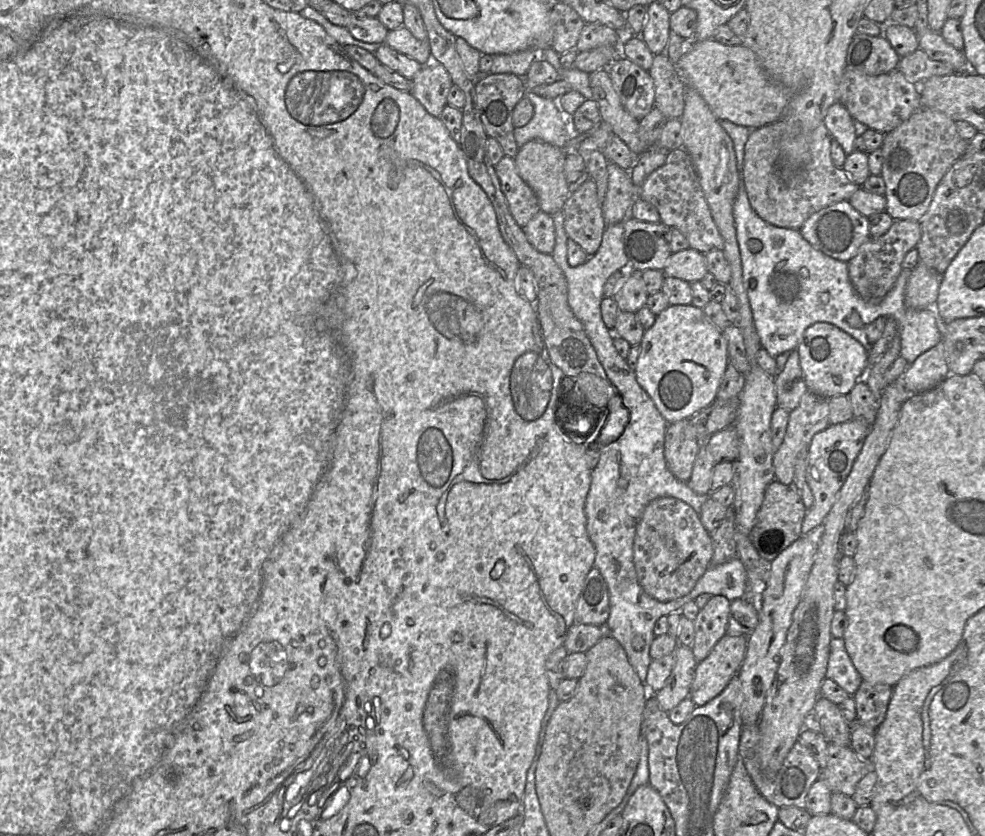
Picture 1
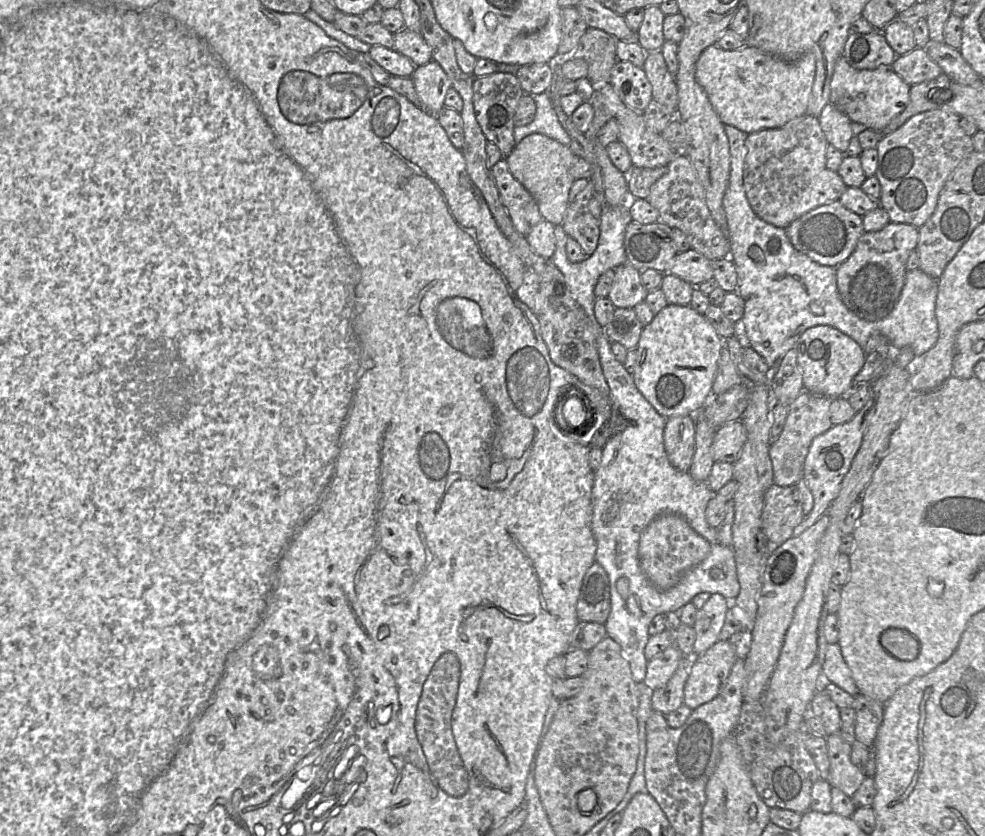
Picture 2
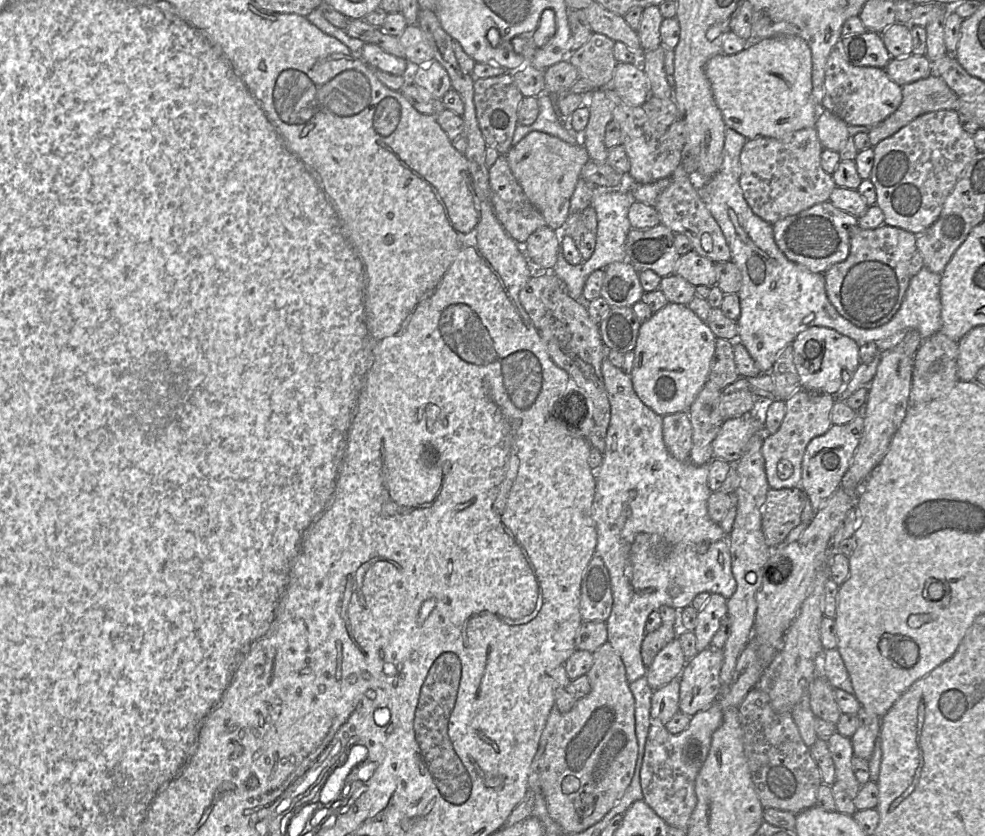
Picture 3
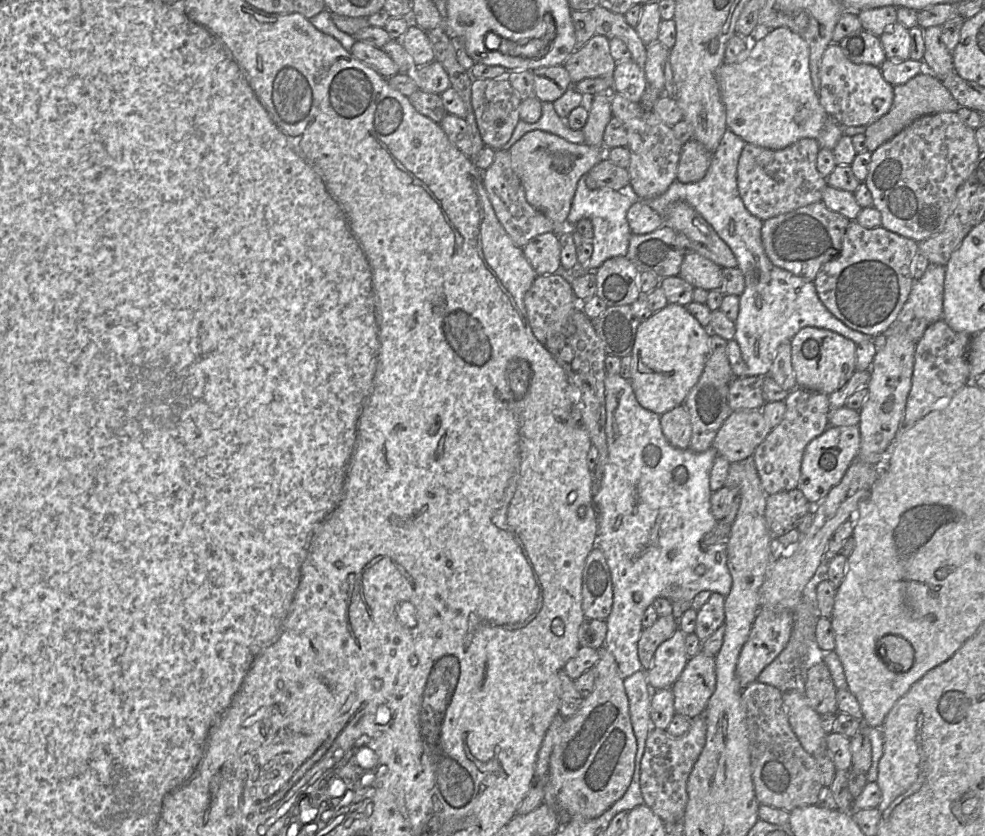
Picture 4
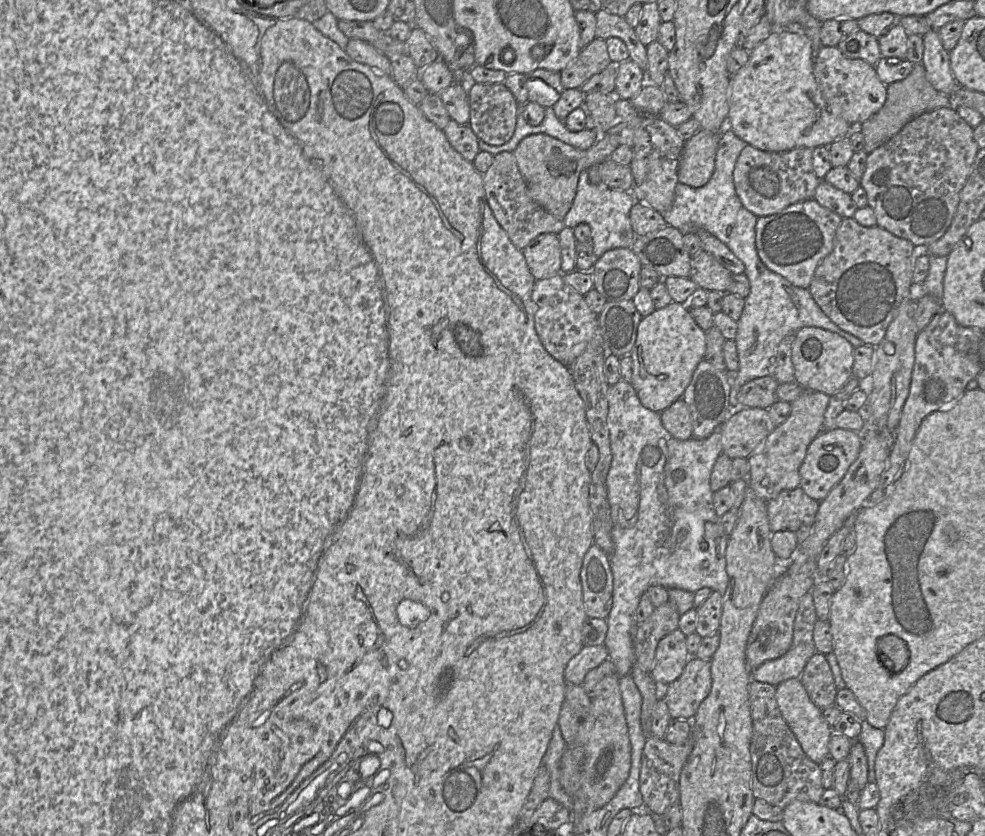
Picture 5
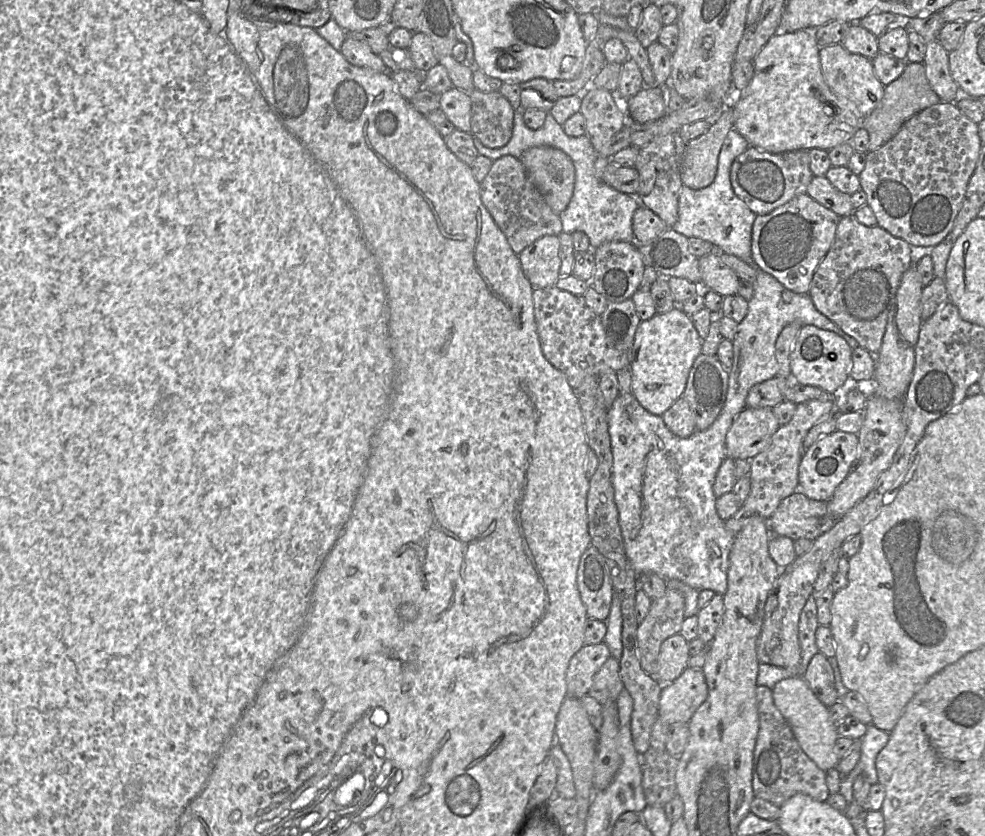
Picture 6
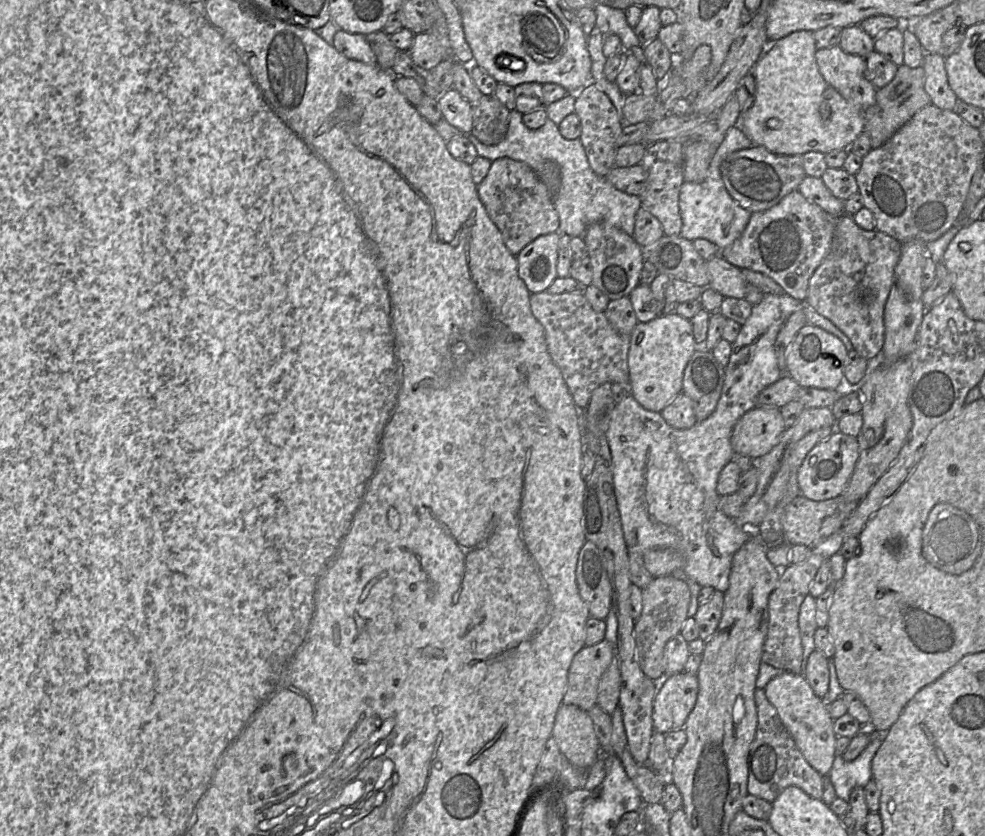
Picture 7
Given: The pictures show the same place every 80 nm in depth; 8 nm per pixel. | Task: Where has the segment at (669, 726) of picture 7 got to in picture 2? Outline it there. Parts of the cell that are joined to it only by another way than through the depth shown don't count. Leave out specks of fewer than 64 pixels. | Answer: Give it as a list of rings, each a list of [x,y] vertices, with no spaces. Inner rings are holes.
[[[718,641],[703,654],[691,658],[689,676],[684,687],[684,705],[694,710],[713,700],[722,690],[738,660],[730,641]]]

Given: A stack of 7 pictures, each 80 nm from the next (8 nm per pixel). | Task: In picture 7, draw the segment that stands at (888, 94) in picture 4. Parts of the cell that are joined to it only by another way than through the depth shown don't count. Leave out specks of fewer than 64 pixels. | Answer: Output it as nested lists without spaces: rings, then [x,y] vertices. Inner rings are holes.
[[[839,45],[816,49],[815,57],[822,77],[846,100],[861,109],[874,103],[877,88],[867,78],[865,58],[848,54]]]

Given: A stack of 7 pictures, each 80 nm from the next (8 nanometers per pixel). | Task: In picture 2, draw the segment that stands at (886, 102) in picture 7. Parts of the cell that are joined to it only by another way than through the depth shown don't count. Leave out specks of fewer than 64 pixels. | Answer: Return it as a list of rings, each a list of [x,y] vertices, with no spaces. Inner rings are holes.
[[[943,74],[941,77],[924,81],[911,86],[910,100],[906,108],[881,131],[882,135],[889,134],[901,127],[912,116],[926,112],[929,110],[939,109],[942,104],[937,104],[932,101],[931,89],[949,89],[949,77]]]

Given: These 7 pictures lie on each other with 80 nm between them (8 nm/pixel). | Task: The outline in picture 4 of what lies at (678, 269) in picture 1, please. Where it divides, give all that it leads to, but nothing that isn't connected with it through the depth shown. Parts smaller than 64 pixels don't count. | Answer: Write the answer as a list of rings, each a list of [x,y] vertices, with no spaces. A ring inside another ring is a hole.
[[[697,252],[684,255],[679,276],[694,288],[711,291],[722,286],[722,267]]]

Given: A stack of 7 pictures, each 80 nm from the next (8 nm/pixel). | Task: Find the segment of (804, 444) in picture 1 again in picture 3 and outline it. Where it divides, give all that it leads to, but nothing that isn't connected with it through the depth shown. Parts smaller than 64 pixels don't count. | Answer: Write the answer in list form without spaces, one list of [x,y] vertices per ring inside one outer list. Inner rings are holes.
[[[799,388],[785,401],[785,416],[781,426],[775,433],[765,434],[762,444],[766,476],[771,489],[800,487],[806,447],[813,438],[825,434],[832,426],[831,410],[835,401],[834,395],[803,388]]]

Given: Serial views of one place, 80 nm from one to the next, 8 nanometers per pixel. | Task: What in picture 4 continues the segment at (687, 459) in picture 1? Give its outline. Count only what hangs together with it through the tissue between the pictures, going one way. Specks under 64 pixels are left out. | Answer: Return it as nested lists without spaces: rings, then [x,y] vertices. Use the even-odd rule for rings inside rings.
[[[684,405],[660,416],[662,432],[668,442],[680,449],[688,449],[692,437],[692,426],[690,415]]]

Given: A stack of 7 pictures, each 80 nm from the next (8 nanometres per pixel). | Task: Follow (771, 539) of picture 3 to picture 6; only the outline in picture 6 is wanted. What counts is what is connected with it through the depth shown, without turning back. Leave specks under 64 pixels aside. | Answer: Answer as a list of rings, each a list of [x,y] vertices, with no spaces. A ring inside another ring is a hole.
[[[796,491],[785,498],[769,519],[771,534],[788,537],[793,541],[801,538],[816,540],[828,531],[836,520],[828,512],[828,503],[808,498]]]

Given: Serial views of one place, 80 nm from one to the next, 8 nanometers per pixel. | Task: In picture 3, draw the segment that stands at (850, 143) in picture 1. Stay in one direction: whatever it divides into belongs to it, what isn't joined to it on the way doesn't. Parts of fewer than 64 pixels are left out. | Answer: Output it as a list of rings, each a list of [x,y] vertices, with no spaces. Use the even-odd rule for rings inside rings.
[[[820,109],[815,127],[824,149],[839,152],[849,137],[848,124],[826,109]]]

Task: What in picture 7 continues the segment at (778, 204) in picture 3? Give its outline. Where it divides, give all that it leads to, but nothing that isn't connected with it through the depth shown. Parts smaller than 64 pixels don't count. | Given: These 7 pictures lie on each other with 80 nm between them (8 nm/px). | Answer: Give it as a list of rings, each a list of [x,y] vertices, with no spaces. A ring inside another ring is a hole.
[[[758,145],[727,155],[720,164],[720,172],[730,196],[750,213],[775,206],[787,194],[797,190],[806,176],[802,155],[779,155]]]

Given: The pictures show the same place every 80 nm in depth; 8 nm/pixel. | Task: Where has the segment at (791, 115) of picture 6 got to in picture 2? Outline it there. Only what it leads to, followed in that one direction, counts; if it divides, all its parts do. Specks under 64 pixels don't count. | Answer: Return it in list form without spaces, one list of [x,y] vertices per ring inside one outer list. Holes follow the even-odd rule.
[[[717,44],[707,47],[696,62],[695,78],[704,89],[720,121],[747,134],[762,129],[777,128],[806,114],[815,77],[815,56],[805,53],[793,62],[778,59],[753,46],[724,50]]]

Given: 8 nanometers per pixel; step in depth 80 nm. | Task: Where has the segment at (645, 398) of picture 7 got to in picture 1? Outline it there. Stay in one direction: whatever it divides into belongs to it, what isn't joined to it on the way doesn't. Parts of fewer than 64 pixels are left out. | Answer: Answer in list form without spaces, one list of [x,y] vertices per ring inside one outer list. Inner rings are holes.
[[[692,304],[669,305],[656,315],[653,325],[645,330],[640,348],[634,370],[637,382],[652,399],[667,423],[689,419],[716,399],[719,385],[729,364],[727,340],[701,308]]]

